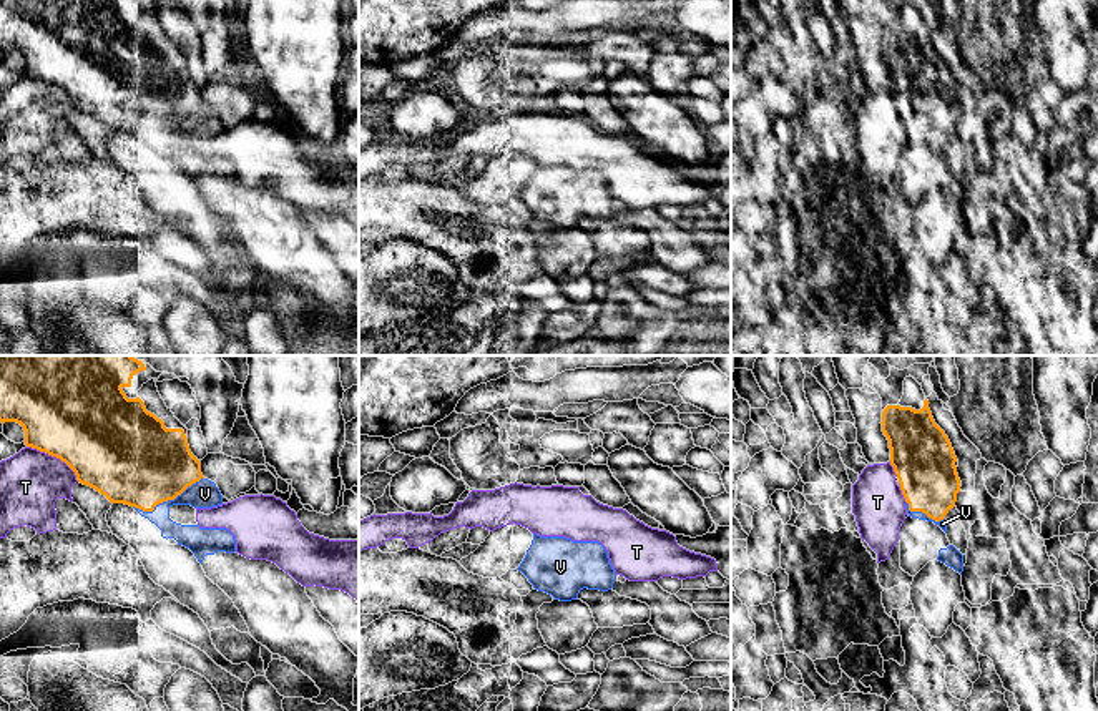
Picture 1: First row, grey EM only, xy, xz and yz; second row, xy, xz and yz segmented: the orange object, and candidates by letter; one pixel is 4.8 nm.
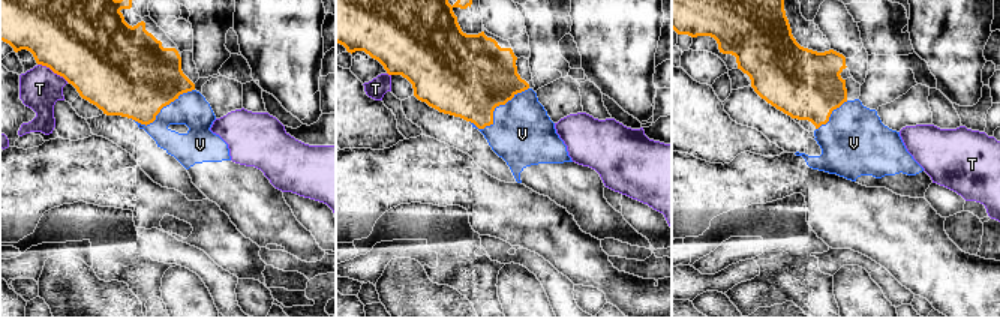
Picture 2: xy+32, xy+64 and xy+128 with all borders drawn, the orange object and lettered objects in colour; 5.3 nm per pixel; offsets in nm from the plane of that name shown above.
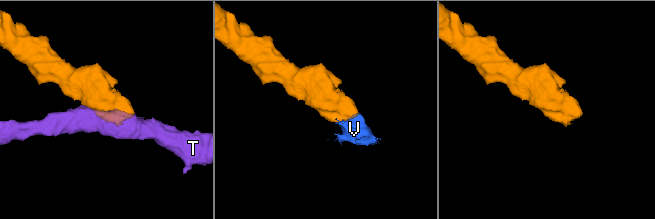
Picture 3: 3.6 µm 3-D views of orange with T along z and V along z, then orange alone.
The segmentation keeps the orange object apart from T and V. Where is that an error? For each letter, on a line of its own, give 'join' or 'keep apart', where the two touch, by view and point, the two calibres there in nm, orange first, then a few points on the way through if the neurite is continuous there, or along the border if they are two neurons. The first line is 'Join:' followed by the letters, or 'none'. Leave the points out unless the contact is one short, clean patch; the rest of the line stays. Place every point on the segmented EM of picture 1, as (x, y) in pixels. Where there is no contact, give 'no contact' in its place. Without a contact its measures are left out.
Join: V
T: keep apart; contact xy (55, 456); calibres 500 and 300 nm
V: join; contact xy (168, 499); calibres 440 and 140 nm

